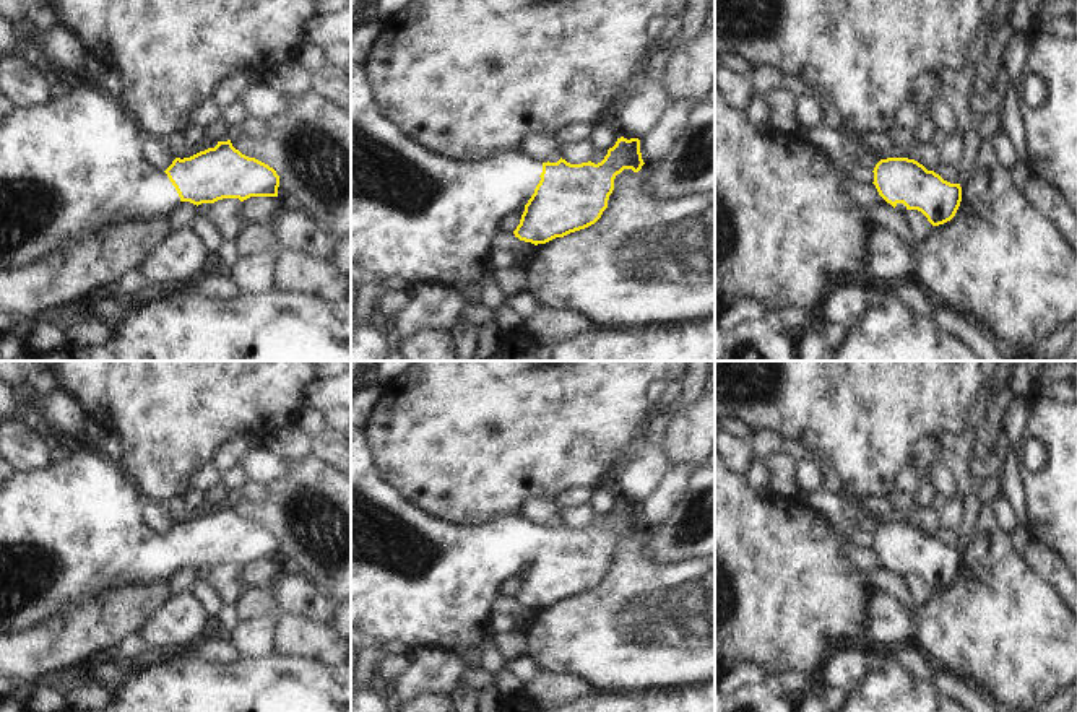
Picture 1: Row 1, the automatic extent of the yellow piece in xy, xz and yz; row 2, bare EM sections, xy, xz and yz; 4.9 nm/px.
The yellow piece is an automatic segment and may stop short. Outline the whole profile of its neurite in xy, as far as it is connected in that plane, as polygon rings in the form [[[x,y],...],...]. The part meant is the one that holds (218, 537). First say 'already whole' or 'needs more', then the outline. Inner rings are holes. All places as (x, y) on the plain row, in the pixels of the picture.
needs more; [[[81,445],[71,457],[31,473],[13,473],[0,484],[0,637],[23,632],[55,611],[88,601],[115,584],[167,582],[180,566],[214,567],[223,562],[278,561],[279,540],[227,506],[190,522],[175,522],[166,535],[149,532],[141,520],[141,493],[114,462]]]

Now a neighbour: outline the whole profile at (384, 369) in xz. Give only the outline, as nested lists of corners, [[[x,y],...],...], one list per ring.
[[[372,361],[372,364],[375,366],[375,380],[382,385],[400,376],[411,366],[411,361]]]

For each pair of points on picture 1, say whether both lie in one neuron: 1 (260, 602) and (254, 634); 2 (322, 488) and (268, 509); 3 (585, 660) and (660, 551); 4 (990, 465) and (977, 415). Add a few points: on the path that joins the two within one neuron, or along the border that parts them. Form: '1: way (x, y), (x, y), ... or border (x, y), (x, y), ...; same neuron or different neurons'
1: border (275, 605), (263, 615), (241, 623); different neurons
2: way (309, 496), (291, 498), (281, 507); same neuron
3: border (634, 538), (635, 547), (653, 561), (691, 560); different neurons
4: border (973, 459), (972, 475), (978, 481); different neurons

